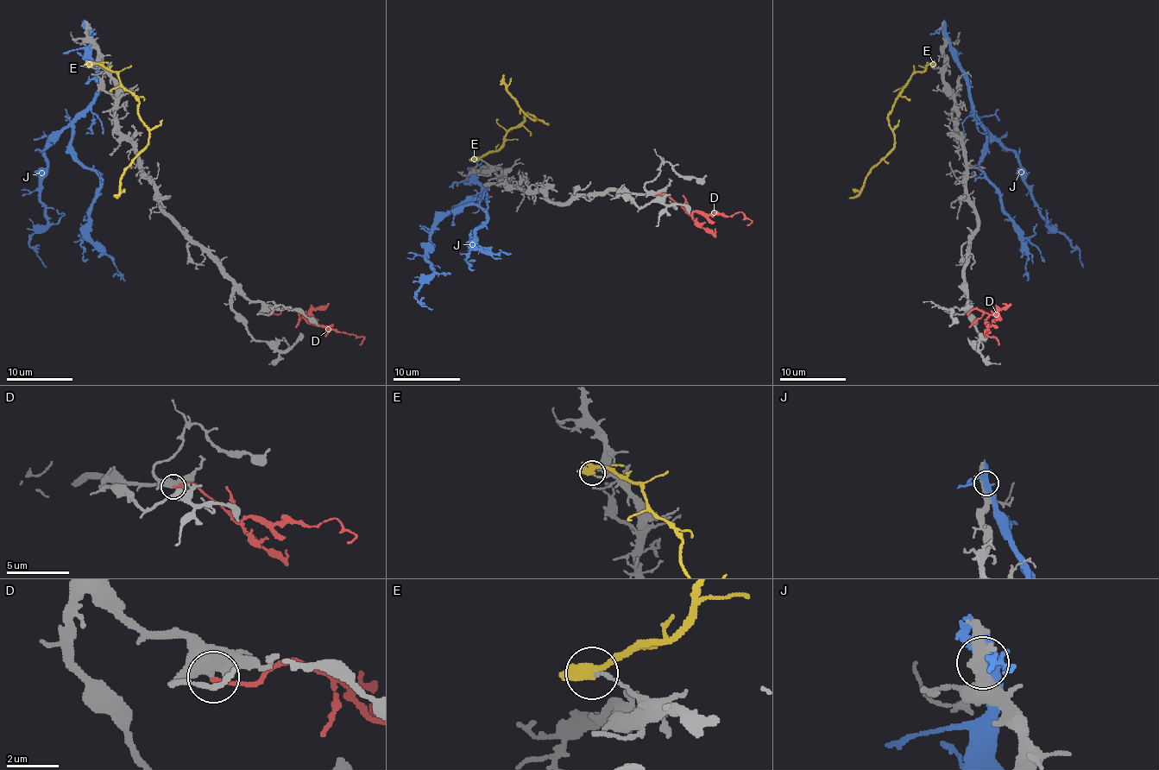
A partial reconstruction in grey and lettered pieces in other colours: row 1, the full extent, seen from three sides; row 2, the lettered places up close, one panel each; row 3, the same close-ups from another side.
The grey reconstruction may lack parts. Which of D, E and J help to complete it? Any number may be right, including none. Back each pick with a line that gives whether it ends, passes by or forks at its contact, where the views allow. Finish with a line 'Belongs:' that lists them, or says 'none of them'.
Belongs: none of them

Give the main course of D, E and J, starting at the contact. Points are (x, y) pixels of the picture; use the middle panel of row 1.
D: (655, 194), (667, 192), (689, 215), (696, 211), (722, 213), (726, 217), (740, 211), (751, 221), (747, 224)
E: (478, 160), (500, 148), (507, 133), (525, 119), (526, 114), (535, 119), (532, 119), (509, 96), (503, 74)
J: (475, 171), (482, 194), (461, 201), (431, 233), (425, 256), (432, 270), (416, 297), (432, 308)

